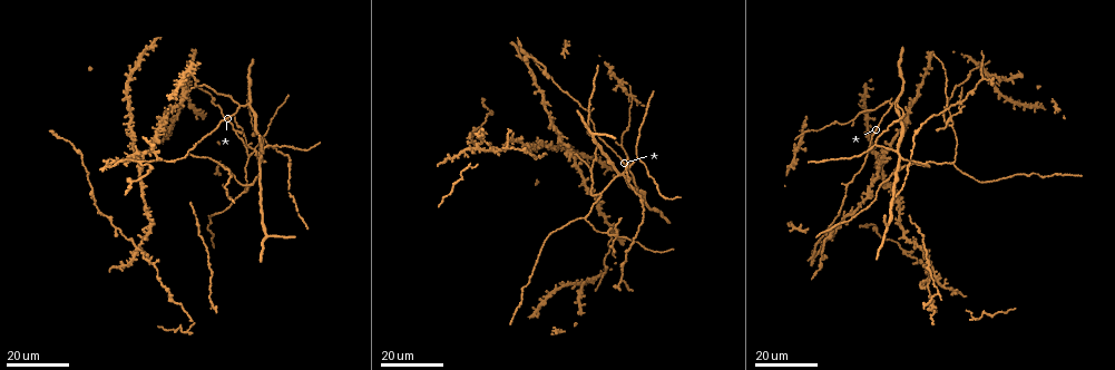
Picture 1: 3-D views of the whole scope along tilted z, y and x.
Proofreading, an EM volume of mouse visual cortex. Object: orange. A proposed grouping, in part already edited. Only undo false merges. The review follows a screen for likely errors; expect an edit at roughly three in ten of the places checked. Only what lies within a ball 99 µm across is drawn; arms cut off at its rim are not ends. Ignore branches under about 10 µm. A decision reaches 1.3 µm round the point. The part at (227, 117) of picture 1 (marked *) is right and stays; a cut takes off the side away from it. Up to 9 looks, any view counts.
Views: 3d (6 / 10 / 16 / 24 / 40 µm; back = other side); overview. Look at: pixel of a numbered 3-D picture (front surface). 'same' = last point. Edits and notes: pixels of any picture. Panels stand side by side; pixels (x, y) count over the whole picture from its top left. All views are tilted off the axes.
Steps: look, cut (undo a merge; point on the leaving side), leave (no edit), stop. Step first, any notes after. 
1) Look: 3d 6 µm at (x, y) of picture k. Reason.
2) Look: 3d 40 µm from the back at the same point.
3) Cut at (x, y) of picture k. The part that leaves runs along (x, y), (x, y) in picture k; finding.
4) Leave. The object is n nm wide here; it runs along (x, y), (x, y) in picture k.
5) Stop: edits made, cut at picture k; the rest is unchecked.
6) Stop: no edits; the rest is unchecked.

Look: 3d 16 µm at (583, 220) of picture 1. Three-way junction.

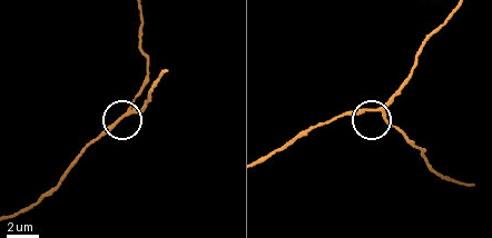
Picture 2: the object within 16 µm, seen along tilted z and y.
Look: 3d 10 µm at (382, 111) of picture 2.

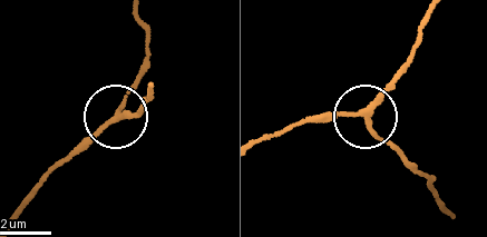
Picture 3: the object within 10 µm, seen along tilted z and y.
Leave. It runs along (432, 13), (369, 109), (302, 118) in picture 3; all the same cell.

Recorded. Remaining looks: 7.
Look: 3d 16 µm at (256, 147) of picture 1. Looks like a crossing.

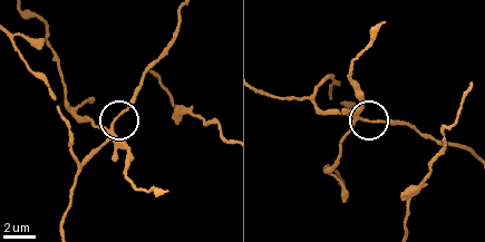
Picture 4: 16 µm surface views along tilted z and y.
Look: 3d 6 µm at (111, 130) of picture 4.

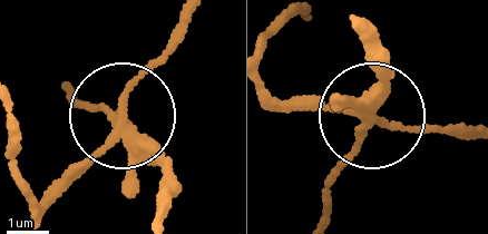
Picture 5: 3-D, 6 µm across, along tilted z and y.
Cut at (132, 189) of picture 5. The object is 190 nm wide here; a second cell is stuck on.

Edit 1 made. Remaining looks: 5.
Look: 3d 24 µm at (599, 196) of picture 1. Three-way junction.

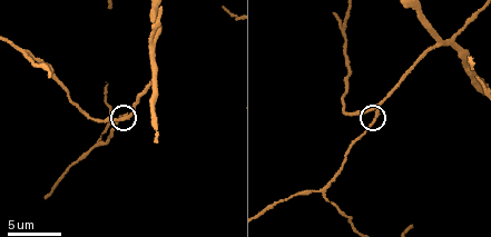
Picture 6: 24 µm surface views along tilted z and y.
Look: 3d 6 µm at (375, 113) of picture 6. Closer look.

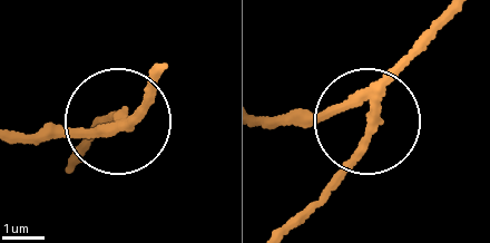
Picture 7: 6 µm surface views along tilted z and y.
Leave. 3 arms meet here; it runs along (443, 20), (373, 99), (266, 127) in picture 7; continuous, no second cell.

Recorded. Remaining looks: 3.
Look: 3d 16 µm at (151, 41) of picture 6. Three-way junction.

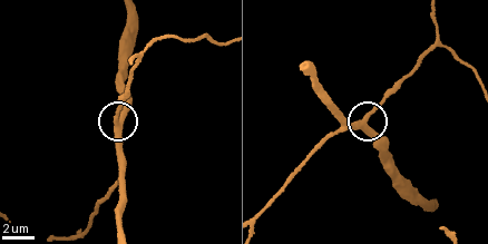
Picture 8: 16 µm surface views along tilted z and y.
Leave. The object is 290 nm wide here; continuous, no second cell.

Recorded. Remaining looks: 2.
Look: 3d 16 µm at (889, 105) of picture 1. Three arms meet.

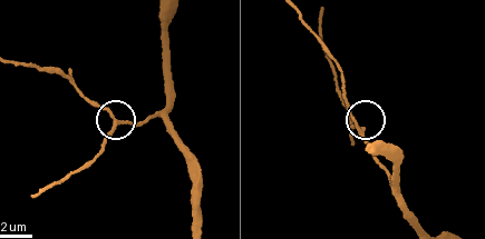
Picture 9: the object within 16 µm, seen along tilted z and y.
Look: 3d 6 µm at (113, 122) of picture 9.

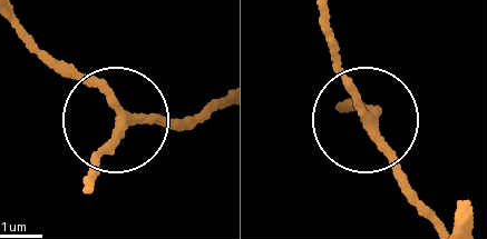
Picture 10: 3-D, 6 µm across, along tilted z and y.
Leave. It runs along (89, 183), (110, 109), (16, 23) in picture 10; continuous, no second cell.

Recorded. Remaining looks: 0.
Stop: edits made, cut at picture 5; the rest is unchecked.

